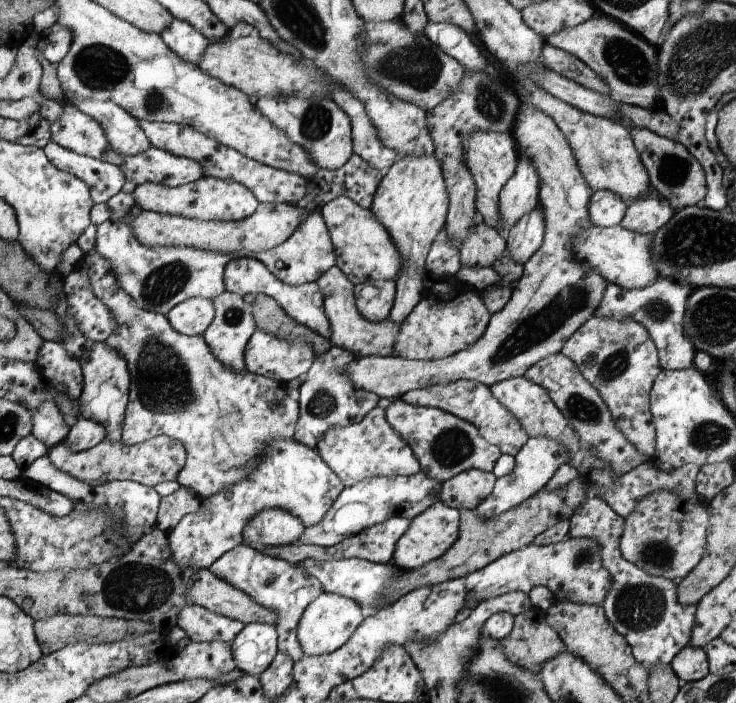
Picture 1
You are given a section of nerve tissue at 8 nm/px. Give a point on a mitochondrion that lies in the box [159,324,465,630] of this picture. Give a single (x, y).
(322, 403)

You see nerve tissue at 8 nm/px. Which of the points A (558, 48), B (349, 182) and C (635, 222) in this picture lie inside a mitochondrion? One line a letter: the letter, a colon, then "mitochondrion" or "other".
A: other
B: other
C: other

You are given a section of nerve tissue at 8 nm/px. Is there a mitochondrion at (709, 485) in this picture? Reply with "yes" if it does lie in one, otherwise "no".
no

